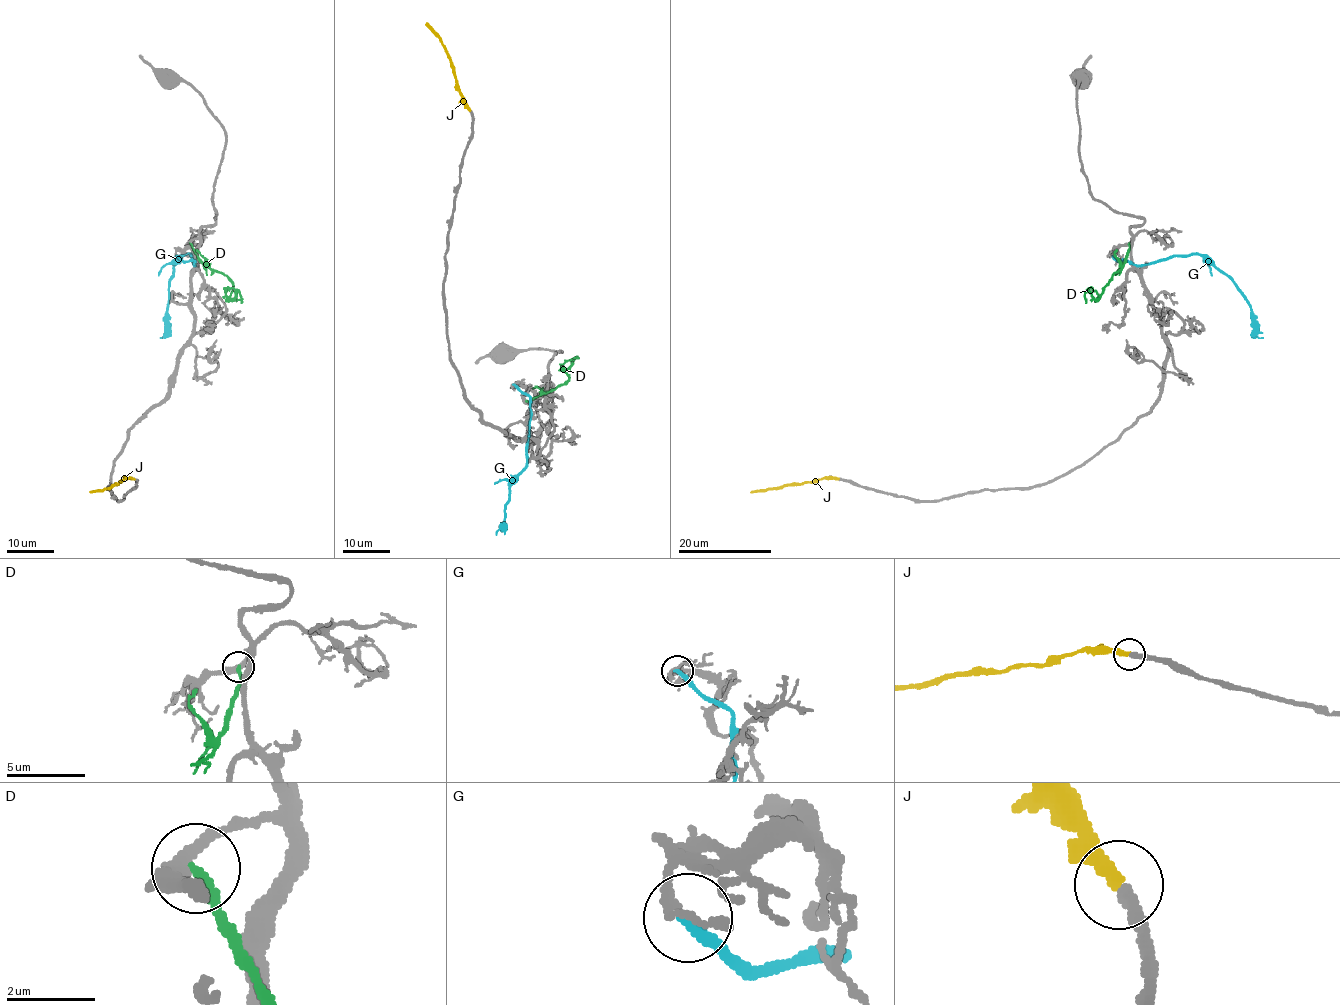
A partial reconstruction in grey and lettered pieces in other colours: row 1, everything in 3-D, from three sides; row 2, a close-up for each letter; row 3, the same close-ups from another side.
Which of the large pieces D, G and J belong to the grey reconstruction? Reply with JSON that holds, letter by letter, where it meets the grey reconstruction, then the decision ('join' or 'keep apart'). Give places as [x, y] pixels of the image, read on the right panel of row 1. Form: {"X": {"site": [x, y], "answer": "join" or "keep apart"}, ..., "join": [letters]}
{"D": {"site": [1129, 243], "answer": "keep apart"}, "G": {"site": [1112, 256], "answer": "keep apart"}, "J": {"site": [838, 479], "answer": "join"}, "join": ["J"]}

